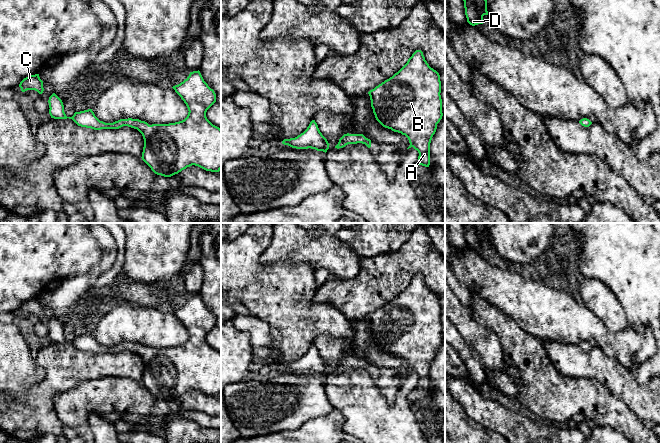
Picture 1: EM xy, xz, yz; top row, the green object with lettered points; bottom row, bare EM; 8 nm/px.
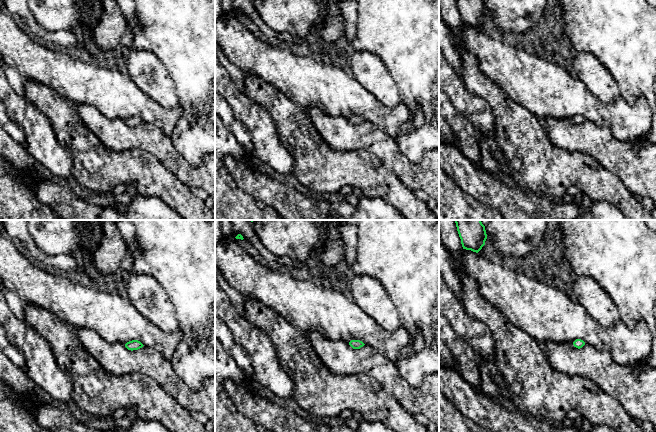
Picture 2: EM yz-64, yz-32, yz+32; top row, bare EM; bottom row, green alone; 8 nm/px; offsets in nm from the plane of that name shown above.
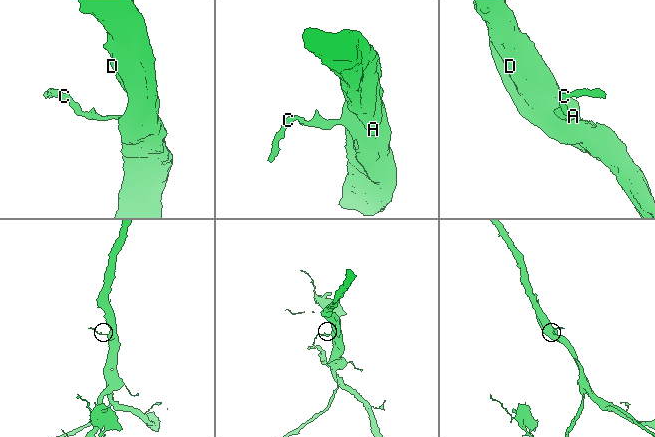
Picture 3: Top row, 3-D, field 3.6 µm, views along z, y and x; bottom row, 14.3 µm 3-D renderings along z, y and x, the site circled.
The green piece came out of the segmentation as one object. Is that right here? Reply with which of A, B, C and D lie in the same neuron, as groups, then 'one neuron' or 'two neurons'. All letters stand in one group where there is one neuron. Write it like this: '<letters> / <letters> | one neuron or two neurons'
A B C D | one neuron

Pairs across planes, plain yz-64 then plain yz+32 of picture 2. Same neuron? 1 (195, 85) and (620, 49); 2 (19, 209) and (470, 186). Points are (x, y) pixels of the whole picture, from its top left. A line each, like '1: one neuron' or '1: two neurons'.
1: one neuron
2: two neurons

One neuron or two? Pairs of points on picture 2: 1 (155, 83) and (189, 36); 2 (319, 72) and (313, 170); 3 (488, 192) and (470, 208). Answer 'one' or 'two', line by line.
1: two
2: two
3: two

